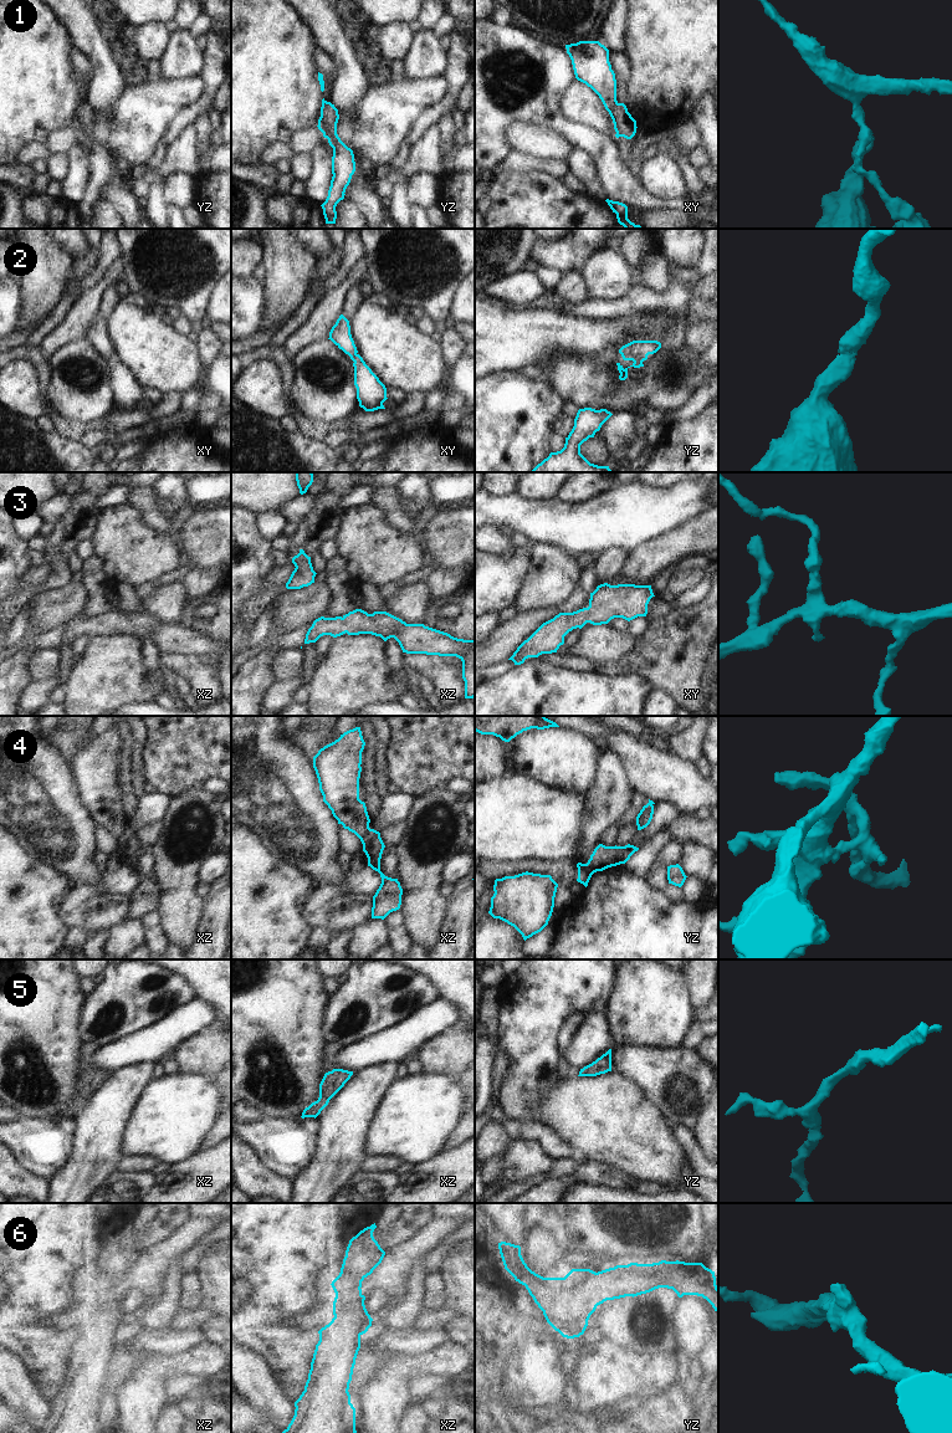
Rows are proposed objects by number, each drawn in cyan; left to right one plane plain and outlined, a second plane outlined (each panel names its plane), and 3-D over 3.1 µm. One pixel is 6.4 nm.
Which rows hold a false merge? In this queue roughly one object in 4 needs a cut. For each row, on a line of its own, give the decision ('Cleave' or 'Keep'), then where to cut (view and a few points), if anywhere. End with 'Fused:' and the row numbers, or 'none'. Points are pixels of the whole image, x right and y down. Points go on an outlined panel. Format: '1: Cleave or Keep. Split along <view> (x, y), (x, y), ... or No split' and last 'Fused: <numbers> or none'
1: Cleave. Split along xy (617, 102), (609, 113)
2: Keep. No split
3: Keep. No split
4: Cleave. Split along xz (369, 828), (359, 838)
5: Keep. No split
6: Keep. No split
Fused: 1, 4

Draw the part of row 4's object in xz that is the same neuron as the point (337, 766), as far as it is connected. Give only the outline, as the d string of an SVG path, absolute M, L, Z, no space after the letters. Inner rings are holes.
M360 727L341 735L313 757L323 802L344 829L359 839L370 829L365 803L359 799L362 752L365 742Z

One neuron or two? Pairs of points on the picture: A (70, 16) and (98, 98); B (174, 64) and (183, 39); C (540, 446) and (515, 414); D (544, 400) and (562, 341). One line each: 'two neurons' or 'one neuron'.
A: one neuron
B: one neuron
C: one neuron
D: two neurons

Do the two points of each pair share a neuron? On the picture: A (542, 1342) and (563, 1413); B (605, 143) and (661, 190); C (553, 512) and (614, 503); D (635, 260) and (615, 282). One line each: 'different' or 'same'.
A: different
B: different
C: same
D: different

